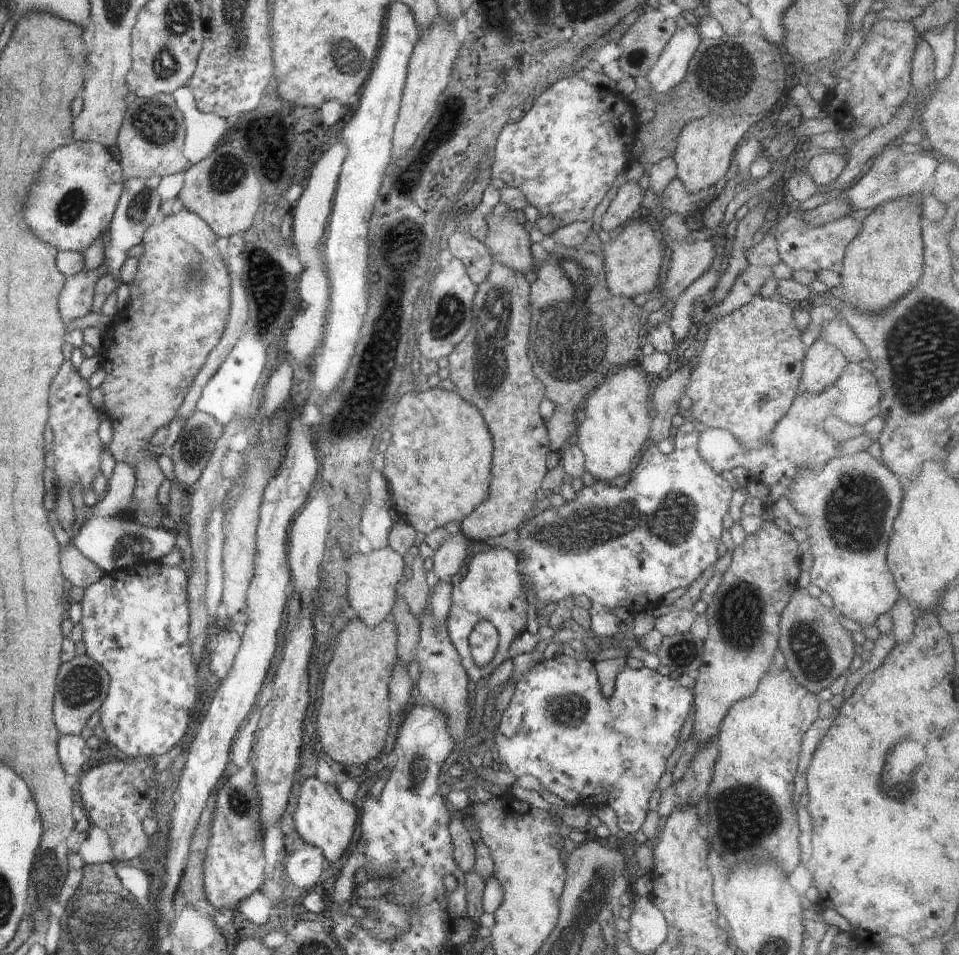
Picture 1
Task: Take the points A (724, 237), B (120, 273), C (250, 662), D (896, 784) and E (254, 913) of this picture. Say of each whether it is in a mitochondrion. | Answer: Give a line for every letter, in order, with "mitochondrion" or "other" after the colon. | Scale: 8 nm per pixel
A: other
B: other
C: other
D: mitochondrion
E: other

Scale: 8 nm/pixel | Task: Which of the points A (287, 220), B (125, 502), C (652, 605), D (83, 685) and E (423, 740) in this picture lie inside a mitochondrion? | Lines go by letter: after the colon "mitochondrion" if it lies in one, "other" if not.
A: other
B: other
C: other
D: mitochondrion
E: mitochondrion

